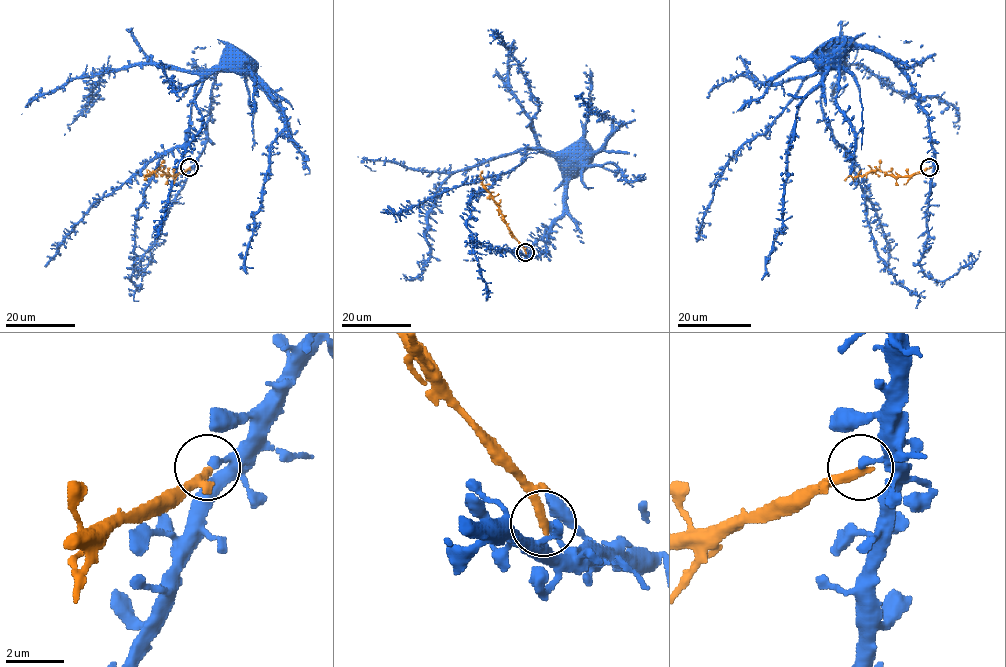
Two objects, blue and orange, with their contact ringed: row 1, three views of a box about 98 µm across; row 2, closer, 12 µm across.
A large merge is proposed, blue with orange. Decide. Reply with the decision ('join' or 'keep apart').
keep apart

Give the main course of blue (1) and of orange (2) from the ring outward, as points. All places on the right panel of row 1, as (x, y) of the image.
1: (930, 167), (934, 149), (928, 116), (910, 79), (890, 58), (865, 48), (828, 43), (821, 52)
2: (929, 167), (905, 176), (871, 170), (844, 180)

